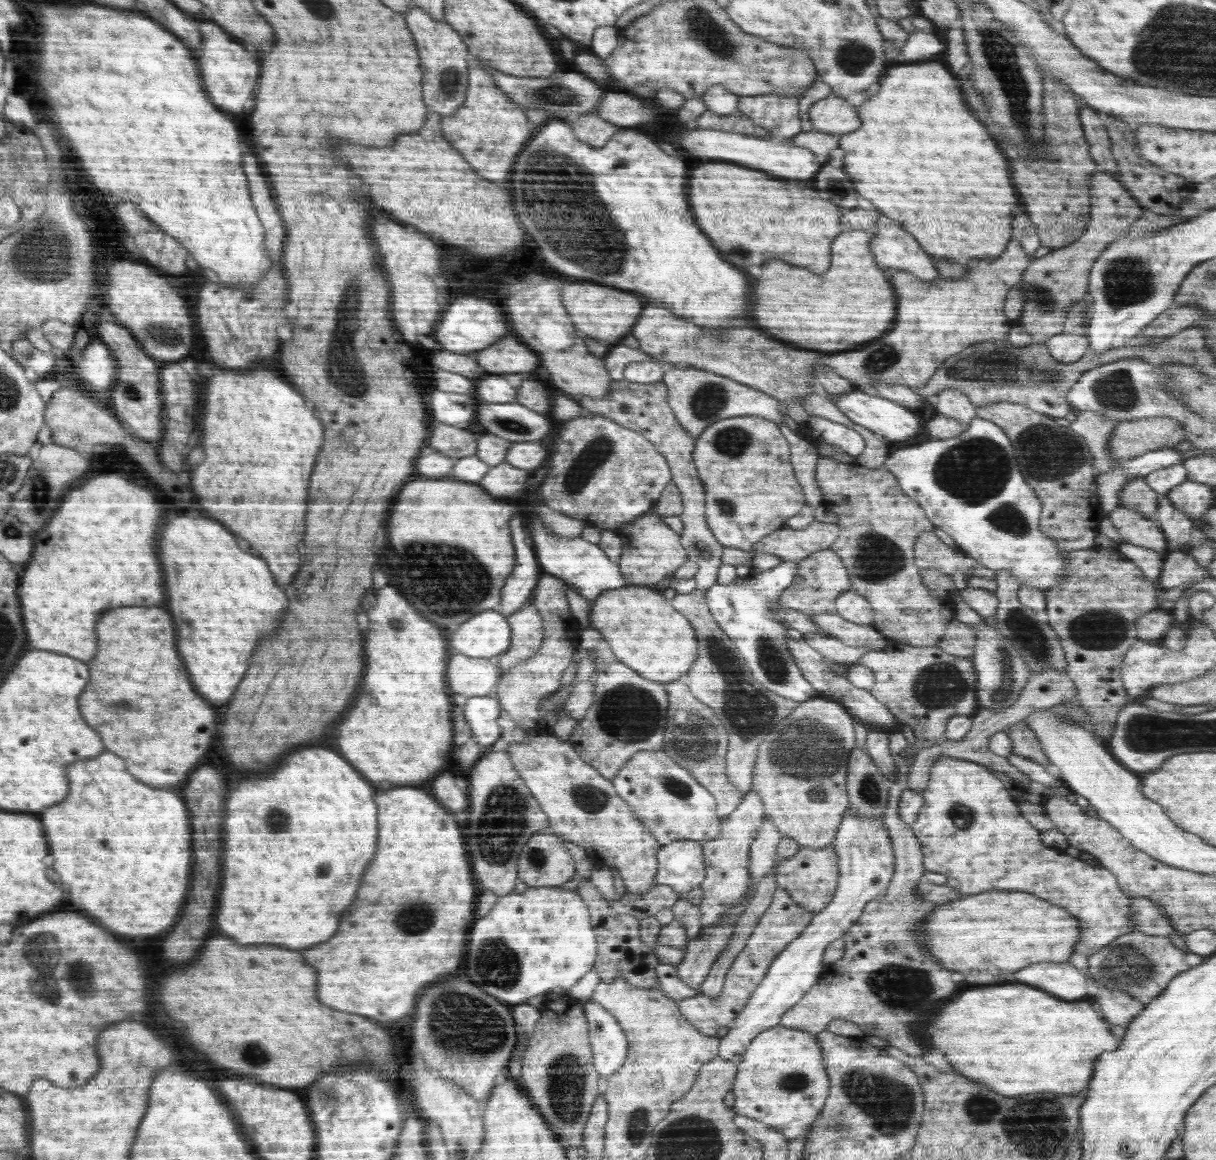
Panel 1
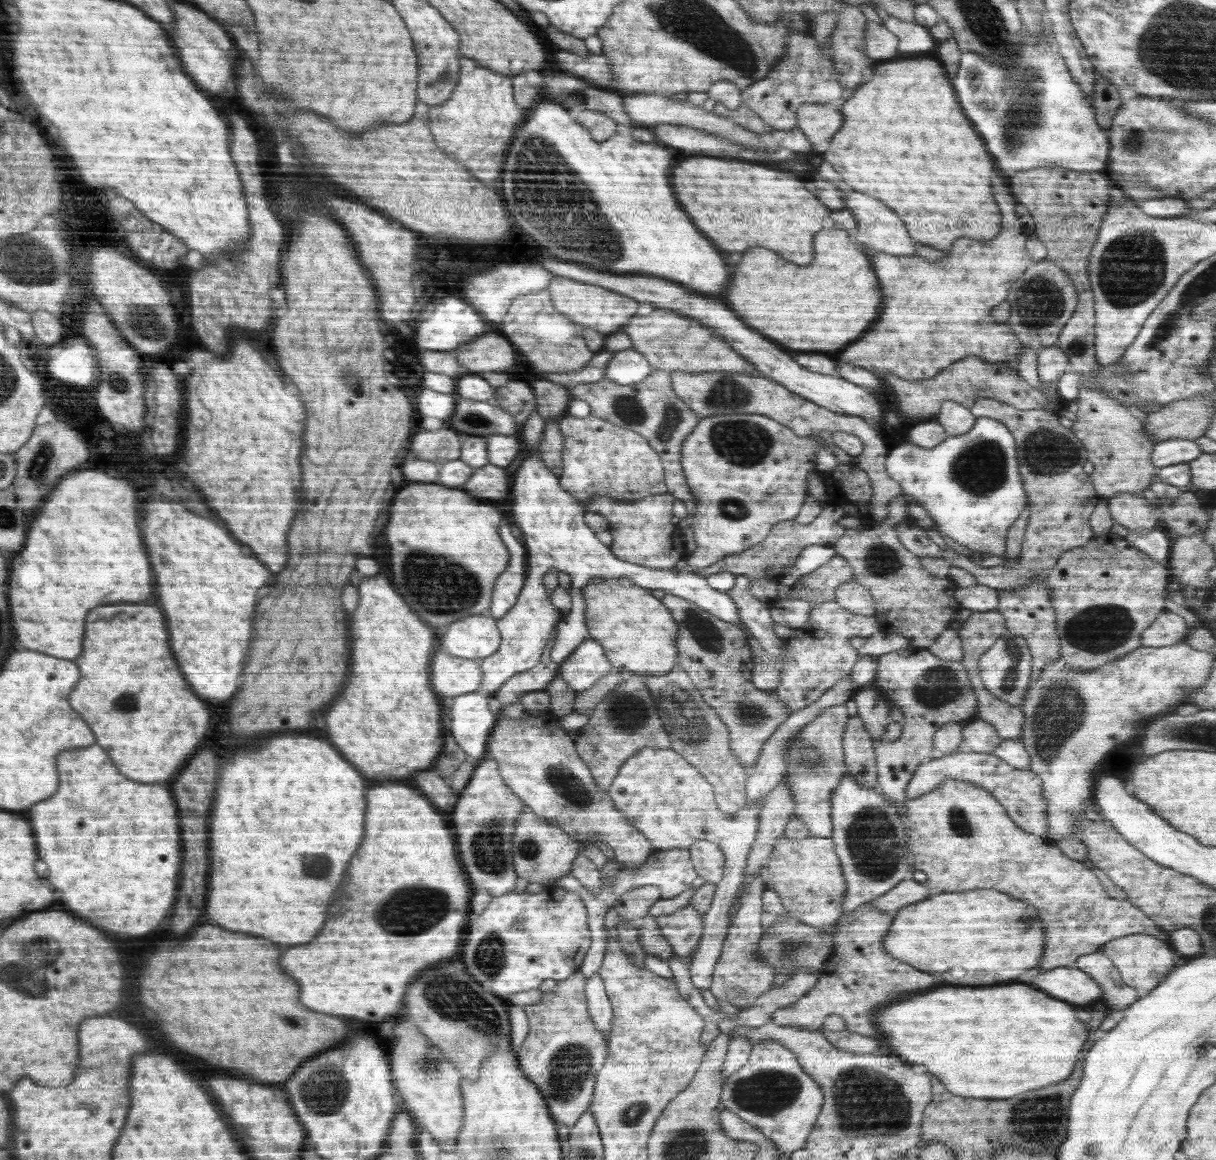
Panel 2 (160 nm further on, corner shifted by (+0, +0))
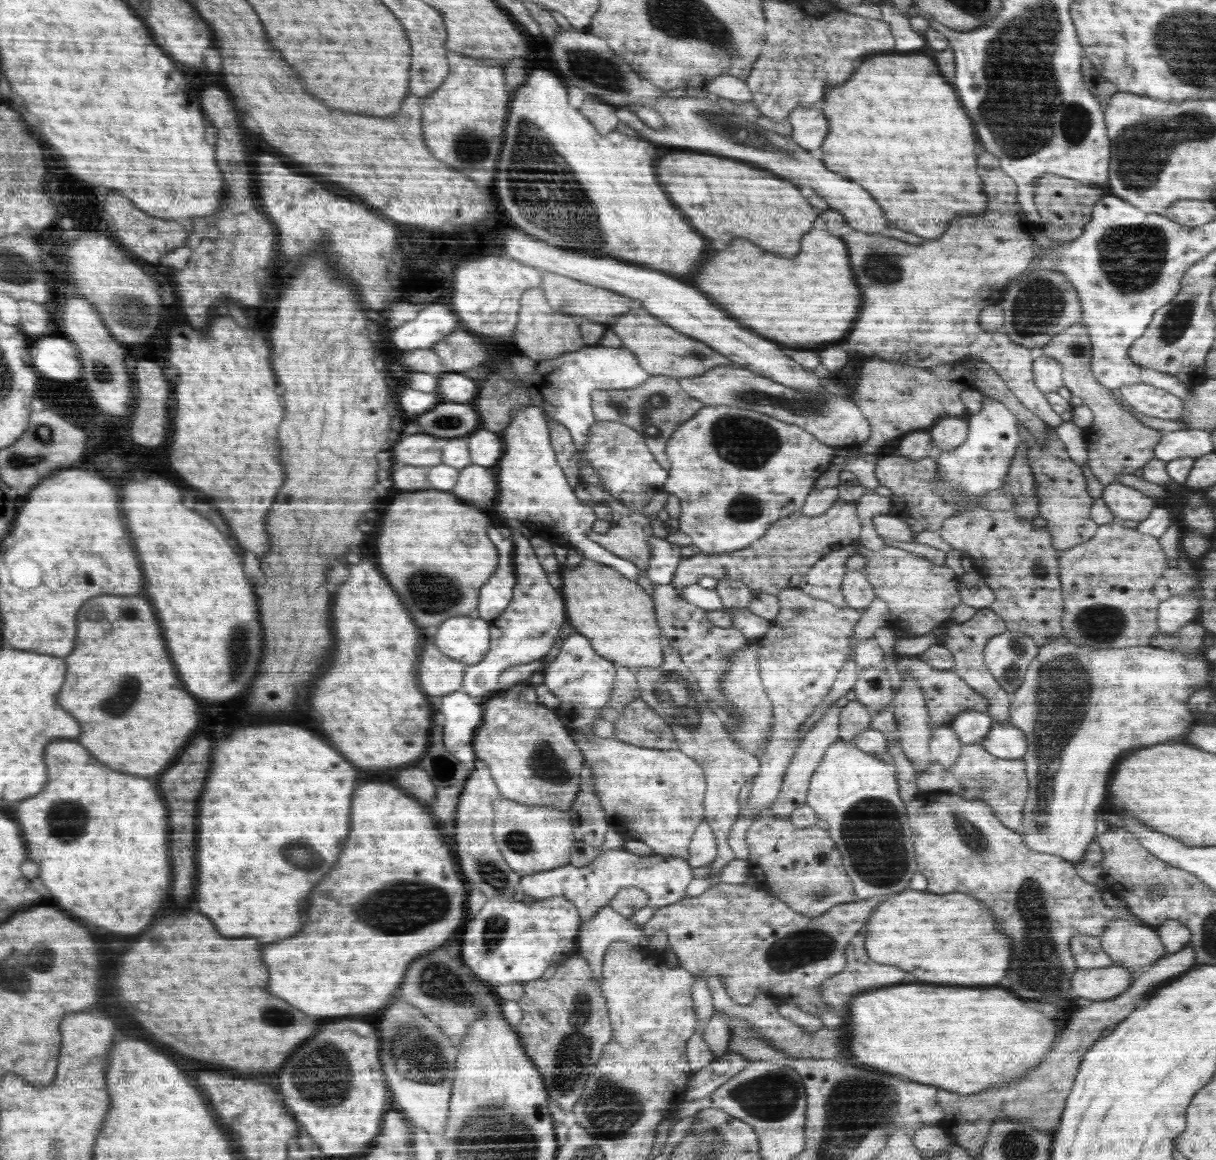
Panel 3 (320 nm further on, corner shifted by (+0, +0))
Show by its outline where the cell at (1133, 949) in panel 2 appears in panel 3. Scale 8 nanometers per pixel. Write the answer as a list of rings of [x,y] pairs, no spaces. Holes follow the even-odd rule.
[[[1124,919],[1110,921],[1099,936],[1101,947],[1106,951],[1114,963],[1122,963],[1133,974],[1144,972],[1146,967],[1167,952],[1155,928],[1146,924],[1133,923]]]

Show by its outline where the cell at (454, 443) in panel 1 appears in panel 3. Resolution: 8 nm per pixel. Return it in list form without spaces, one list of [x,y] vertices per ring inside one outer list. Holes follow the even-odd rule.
[[[415,433],[398,440],[392,448],[392,456],[398,462],[412,466],[433,467],[441,463],[442,448],[448,438],[436,438],[426,433]]]

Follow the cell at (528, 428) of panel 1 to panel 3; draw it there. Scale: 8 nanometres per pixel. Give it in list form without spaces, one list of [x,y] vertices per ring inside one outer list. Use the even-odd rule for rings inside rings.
[[[441,402],[412,420],[416,420],[422,433],[436,438],[464,437],[481,428],[479,414],[472,406],[470,402]]]

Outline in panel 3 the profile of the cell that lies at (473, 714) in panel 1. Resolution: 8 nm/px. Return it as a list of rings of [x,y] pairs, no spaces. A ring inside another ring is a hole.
[[[458,690],[440,698],[438,712],[444,716],[444,748],[472,771],[477,761],[474,738],[482,726],[482,706]]]

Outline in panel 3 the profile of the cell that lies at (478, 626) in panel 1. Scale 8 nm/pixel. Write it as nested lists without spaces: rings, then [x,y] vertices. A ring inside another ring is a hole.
[[[466,615],[449,618],[436,628],[438,630],[432,630],[432,642],[441,649],[442,654],[454,660],[473,665],[480,662],[490,650],[492,623],[489,621]]]

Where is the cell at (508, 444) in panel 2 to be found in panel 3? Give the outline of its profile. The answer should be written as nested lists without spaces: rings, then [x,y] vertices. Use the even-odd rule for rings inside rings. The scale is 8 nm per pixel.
[[[480,428],[464,436],[464,439],[471,464],[484,467],[494,466],[505,452],[504,439],[501,438],[500,433]]]

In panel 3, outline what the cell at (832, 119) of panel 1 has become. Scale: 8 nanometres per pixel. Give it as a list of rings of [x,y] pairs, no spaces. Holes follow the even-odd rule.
[[[824,100],[808,107],[797,107],[786,118],[792,127],[791,139],[806,150],[820,148],[828,134],[829,120],[823,104]]]

